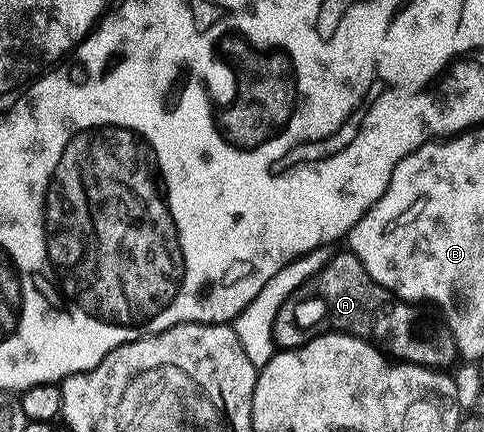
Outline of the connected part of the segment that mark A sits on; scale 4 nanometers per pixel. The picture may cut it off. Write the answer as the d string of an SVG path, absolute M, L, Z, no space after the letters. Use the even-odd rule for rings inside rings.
M334 254L329 266L309 279L279 311L274 341L281 351L293 351L322 335L340 333L372 343L394 360L412 363L414 367L449 369L453 362L458 362L455 337L444 318L433 320L425 315L424 306L406 303L392 291L386 291L370 277L357 255L344 254Z

